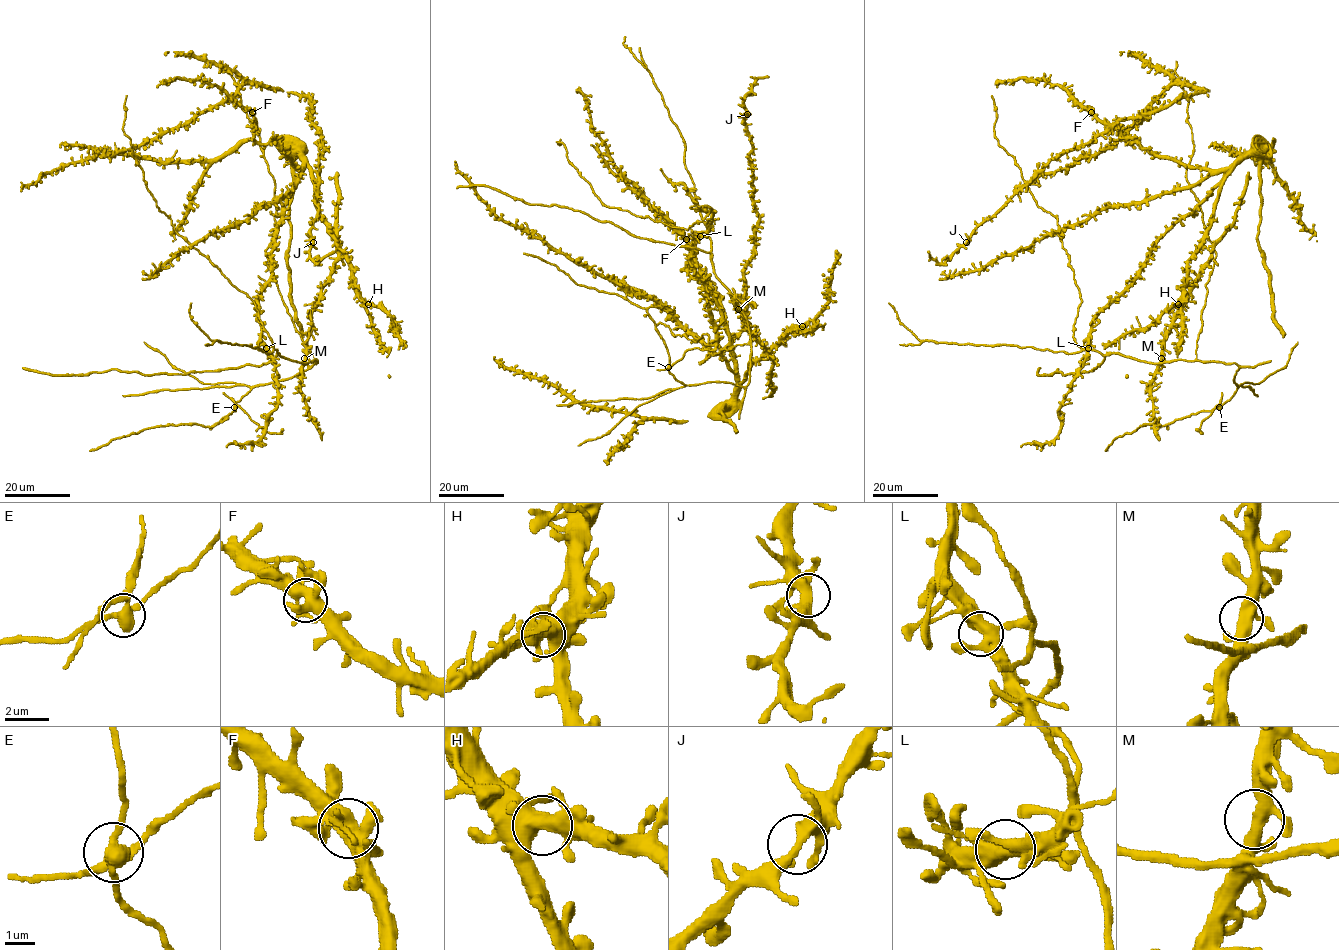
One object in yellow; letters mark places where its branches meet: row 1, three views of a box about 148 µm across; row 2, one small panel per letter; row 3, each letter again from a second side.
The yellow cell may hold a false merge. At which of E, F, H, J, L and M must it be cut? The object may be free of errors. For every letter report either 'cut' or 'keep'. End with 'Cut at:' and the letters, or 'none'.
E: cut
F: keep
H: keep
J: keep
L: keep
M: keep
Cut at: E

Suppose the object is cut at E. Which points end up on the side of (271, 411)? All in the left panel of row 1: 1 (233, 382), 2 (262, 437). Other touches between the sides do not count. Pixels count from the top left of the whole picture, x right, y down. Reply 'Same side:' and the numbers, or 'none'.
Same side: 1, 2

